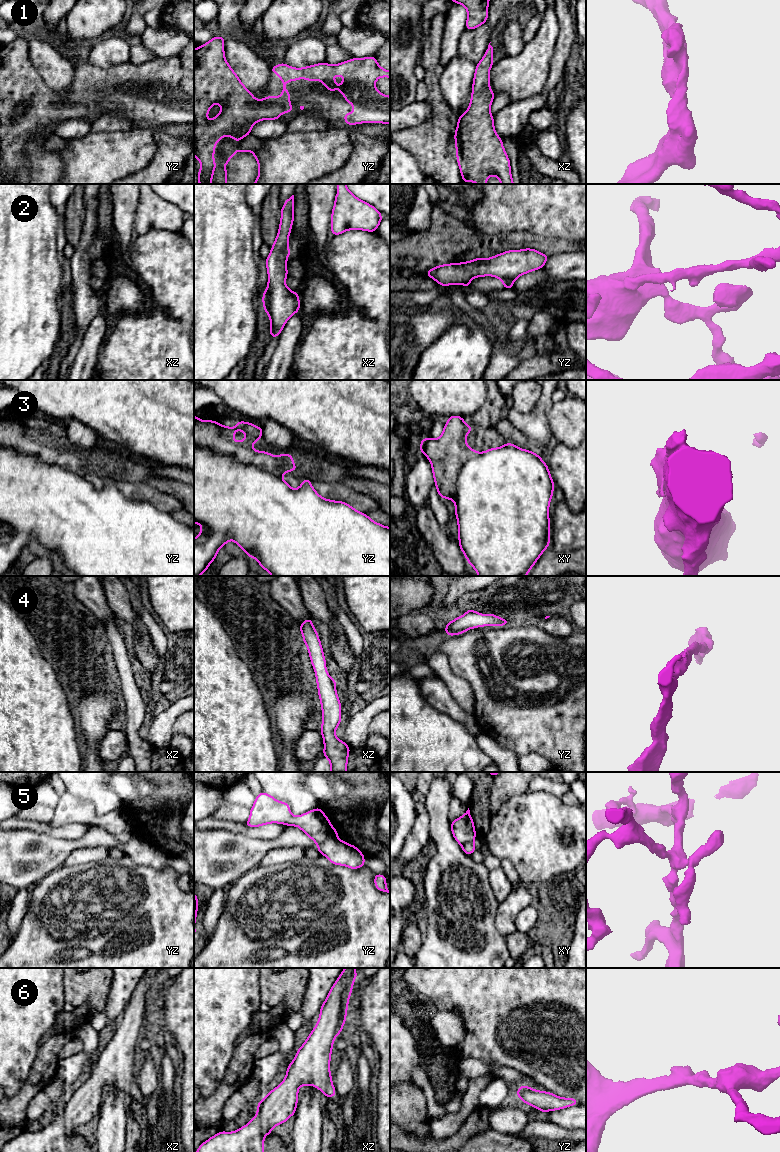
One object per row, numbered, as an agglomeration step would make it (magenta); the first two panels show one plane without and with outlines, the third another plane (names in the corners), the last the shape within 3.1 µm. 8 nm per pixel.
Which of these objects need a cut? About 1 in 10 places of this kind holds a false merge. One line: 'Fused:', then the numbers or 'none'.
Fused: 3, 5

